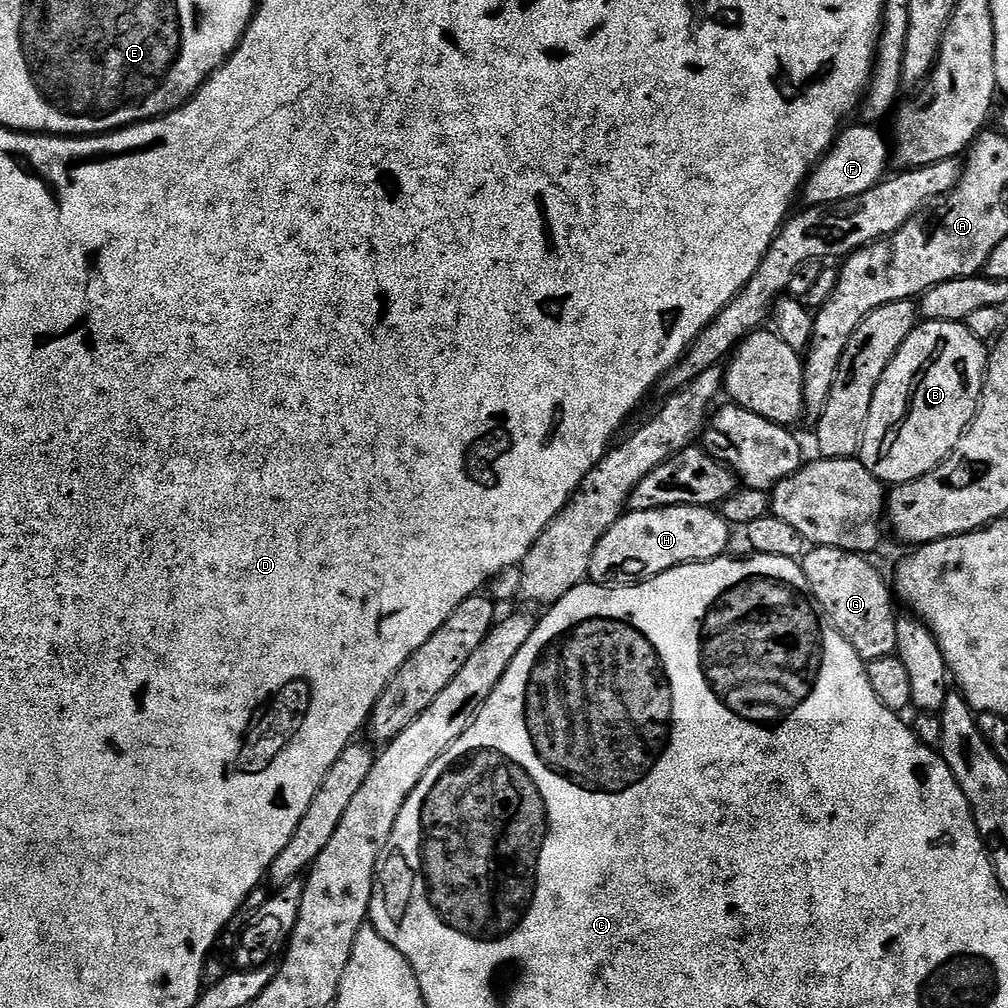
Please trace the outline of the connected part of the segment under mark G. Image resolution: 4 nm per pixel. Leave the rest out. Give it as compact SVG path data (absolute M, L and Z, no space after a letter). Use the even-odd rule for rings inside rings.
M813 547L805 551L802 567L806 582L824 611L824 617L854 646L865 662L886 658L896 650L896 622L898 612L892 609L894 592L884 581L884 576L859 552L847 552L837 548Z

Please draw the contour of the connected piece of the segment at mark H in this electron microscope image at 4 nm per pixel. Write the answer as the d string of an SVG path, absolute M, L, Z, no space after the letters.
M678 506L677 508L659 508L645 512L628 512L621 516L610 530L598 542L594 550L594 558L590 558L588 580L593 584L605 586L627 586L633 582L650 580L671 568L683 564L700 564L704 560L718 560L725 555L728 548L728 532L730 526L724 521L719 511L712 508L695 508L694 506Z

